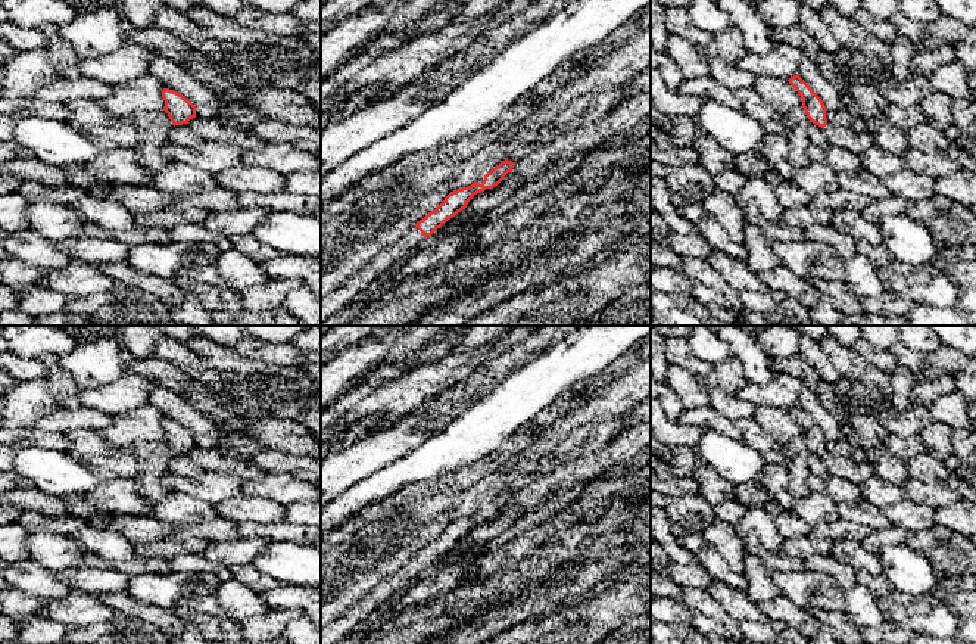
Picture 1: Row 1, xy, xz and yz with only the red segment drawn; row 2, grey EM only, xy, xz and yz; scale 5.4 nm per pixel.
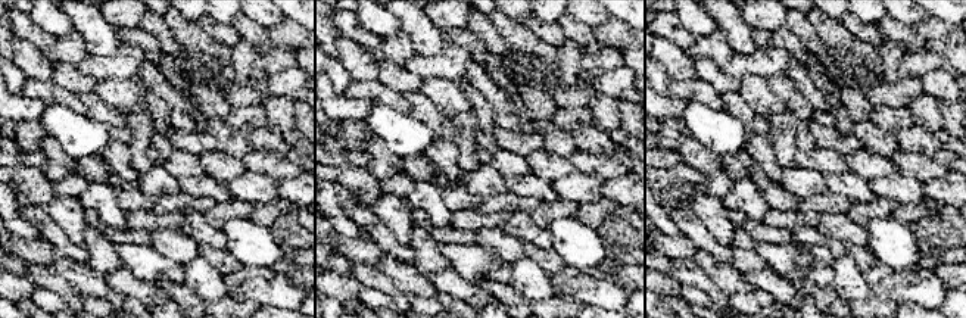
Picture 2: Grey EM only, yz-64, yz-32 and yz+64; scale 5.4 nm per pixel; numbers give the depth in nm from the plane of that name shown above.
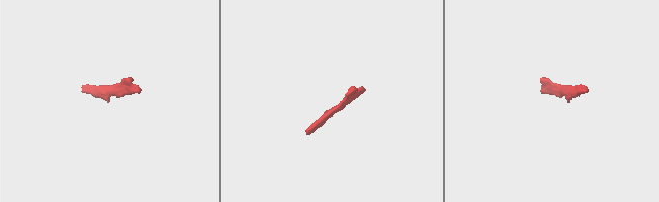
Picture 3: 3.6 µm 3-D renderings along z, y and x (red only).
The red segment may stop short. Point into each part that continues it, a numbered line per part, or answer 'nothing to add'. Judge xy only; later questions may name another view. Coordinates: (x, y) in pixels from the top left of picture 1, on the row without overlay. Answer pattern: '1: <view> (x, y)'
1: xy (181, 464)

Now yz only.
1: yz (816, 466)

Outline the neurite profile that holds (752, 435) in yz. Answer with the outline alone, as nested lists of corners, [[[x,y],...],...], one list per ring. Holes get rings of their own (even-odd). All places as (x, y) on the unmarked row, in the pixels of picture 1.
[[[754,419],[740,423],[740,429],[740,441],[755,448],[765,458],[767,463],[780,466],[786,464],[783,447],[771,439]]]

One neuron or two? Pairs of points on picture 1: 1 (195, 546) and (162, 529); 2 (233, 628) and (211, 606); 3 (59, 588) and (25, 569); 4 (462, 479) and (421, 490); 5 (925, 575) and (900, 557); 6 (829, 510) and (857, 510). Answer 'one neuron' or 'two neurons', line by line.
1: two neurons
2: two neurons
3: one neuron
4: one neuron
5: one neuron
6: two neurons

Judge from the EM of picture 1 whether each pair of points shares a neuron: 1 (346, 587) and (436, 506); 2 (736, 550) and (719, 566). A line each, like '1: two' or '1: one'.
1: one
2: two

